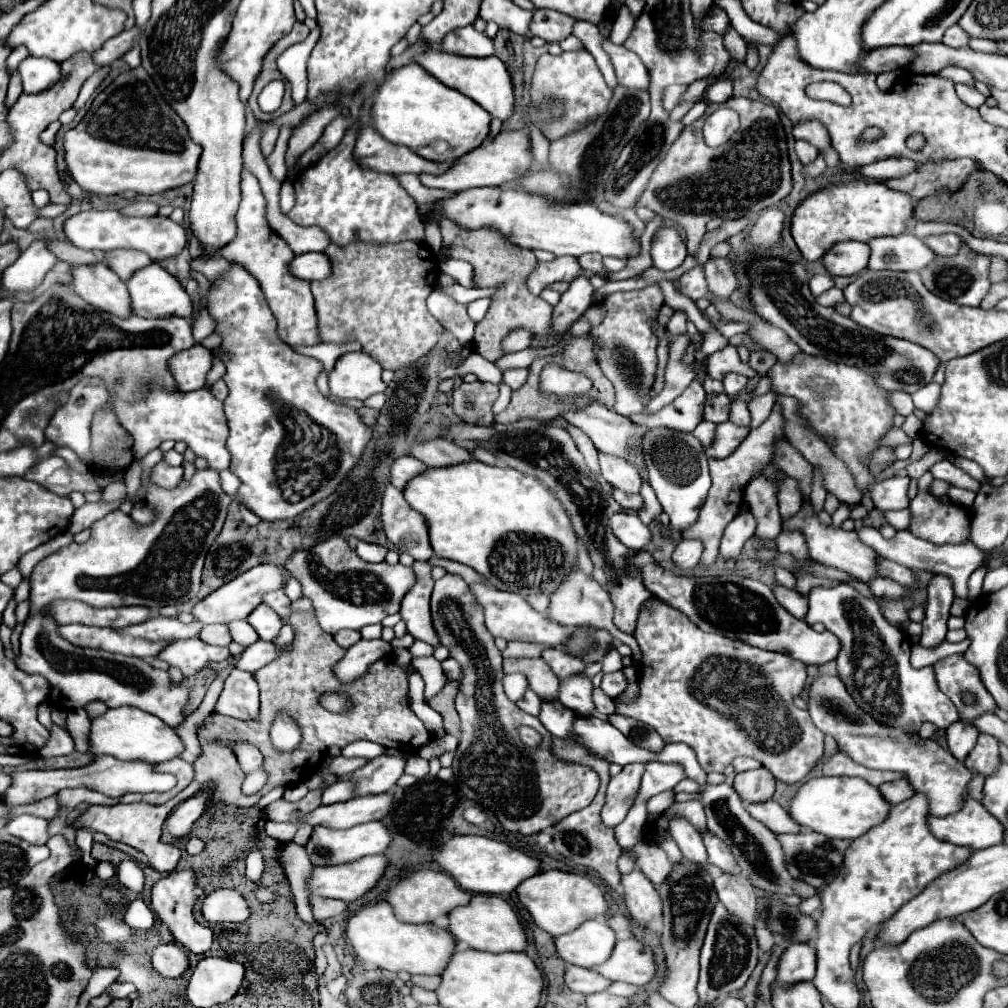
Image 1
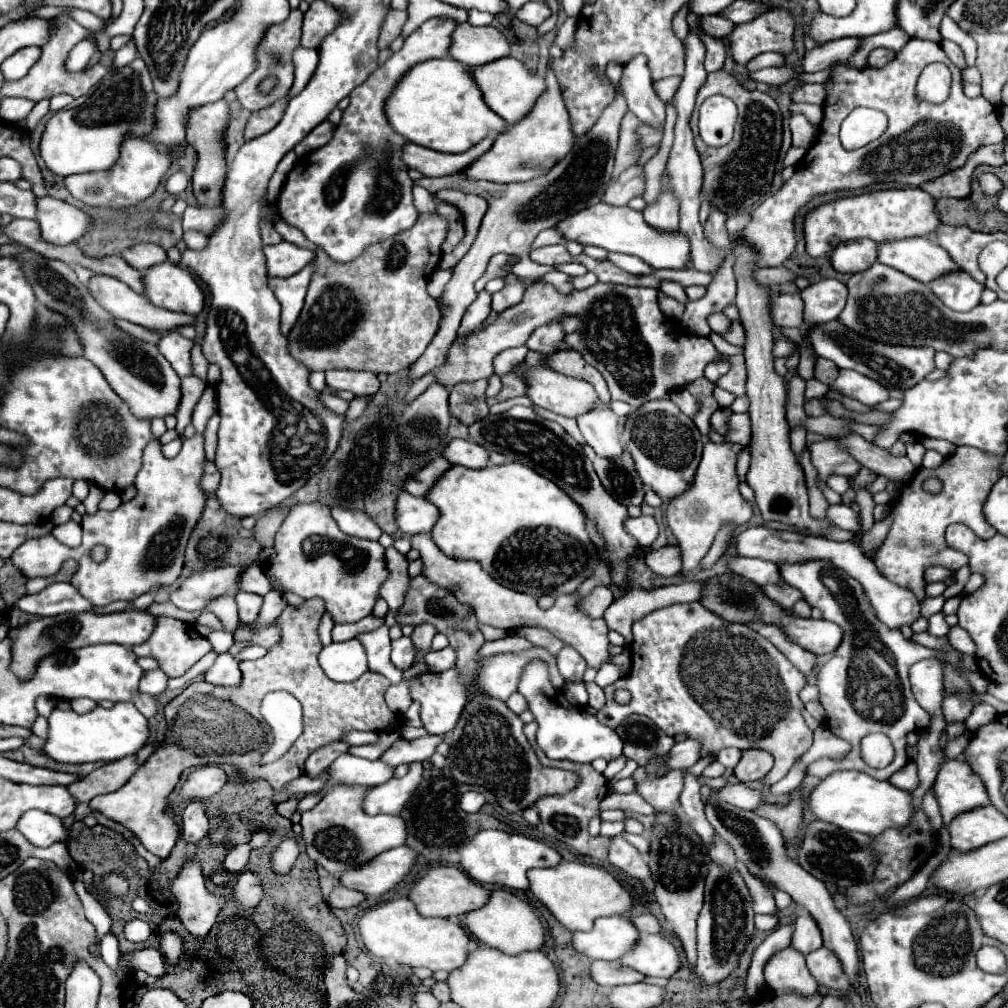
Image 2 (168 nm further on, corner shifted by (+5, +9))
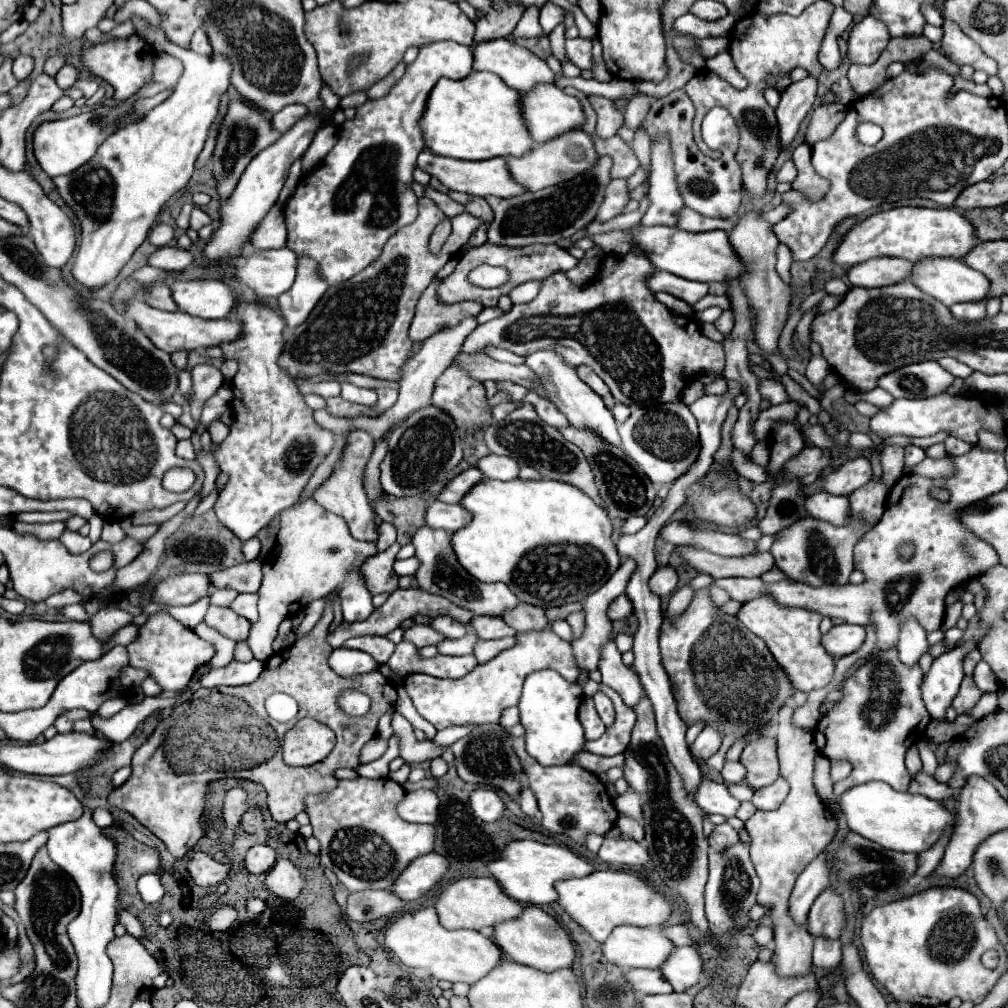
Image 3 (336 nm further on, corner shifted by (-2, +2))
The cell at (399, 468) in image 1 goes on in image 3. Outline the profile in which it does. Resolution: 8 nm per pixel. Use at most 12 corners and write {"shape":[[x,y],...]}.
{"shape":[[478,468],[454,476],[438,494],[440,502],[458,504],[482,480]]}

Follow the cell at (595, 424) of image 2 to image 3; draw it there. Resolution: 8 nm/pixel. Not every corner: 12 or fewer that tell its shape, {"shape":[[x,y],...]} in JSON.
{"shape":[[554,350],[526,358],[574,428],[620,446],[604,400]]}

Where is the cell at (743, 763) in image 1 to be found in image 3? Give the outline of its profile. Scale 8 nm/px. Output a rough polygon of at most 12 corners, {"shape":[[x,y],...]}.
{"shape":[[726,762],[722,778],[726,784],[744,780],[740,762]]}

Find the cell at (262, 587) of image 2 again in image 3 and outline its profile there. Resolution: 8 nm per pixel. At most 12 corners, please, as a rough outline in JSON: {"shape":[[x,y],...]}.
{"shape":[[260,560],[210,576],[214,588],[258,592]]}

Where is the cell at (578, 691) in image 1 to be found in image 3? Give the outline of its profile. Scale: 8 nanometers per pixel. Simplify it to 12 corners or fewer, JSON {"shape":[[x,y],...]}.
{"shape":[[624,560],[600,590],[584,600],[586,630],[572,640],[580,672],[596,670],[612,632],[606,608],[624,594],[634,566]]}

